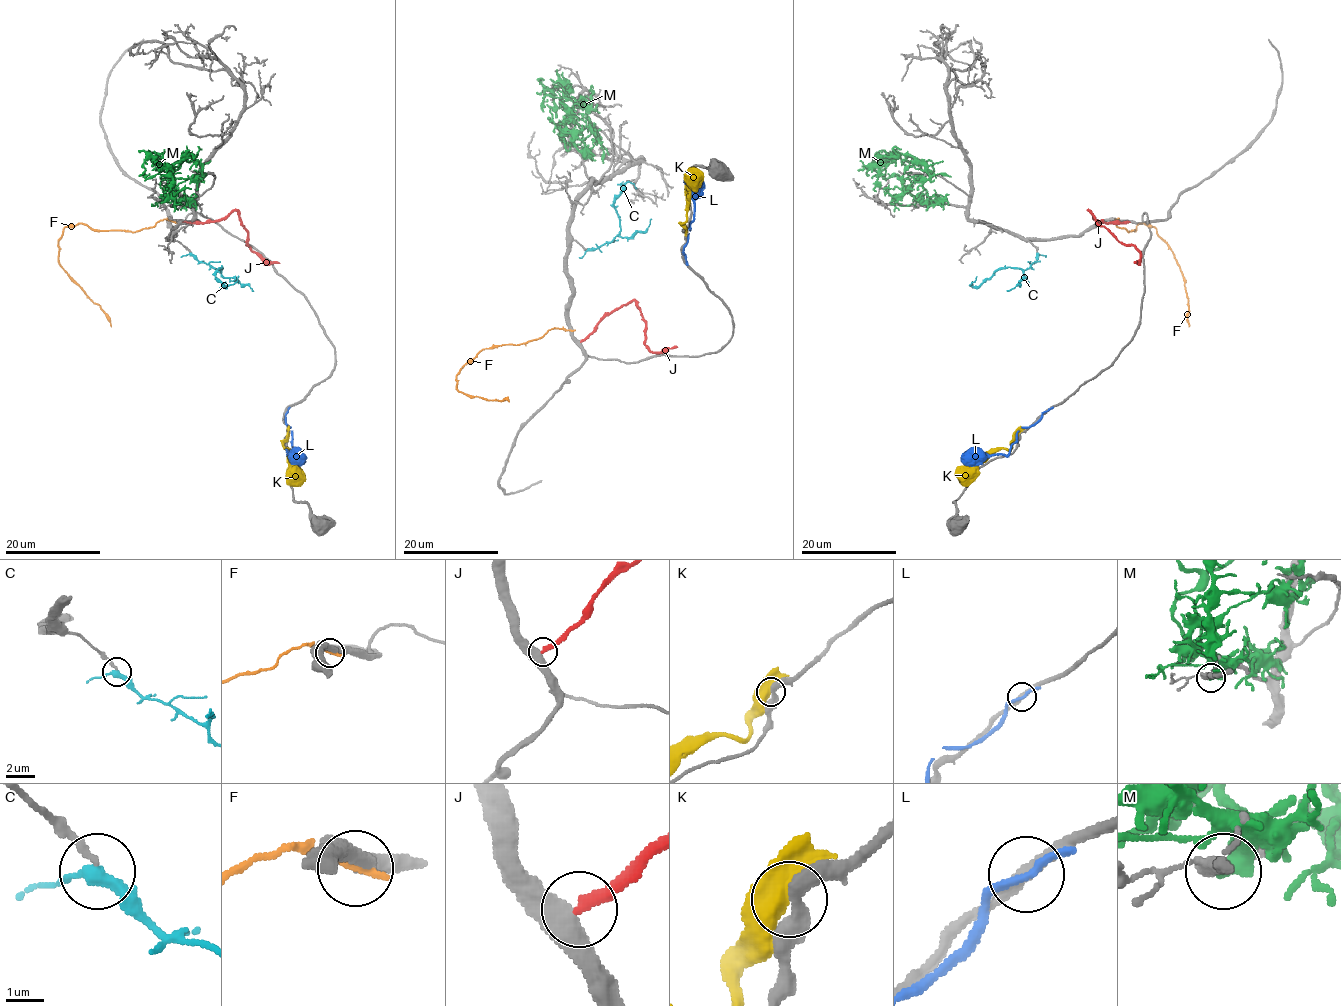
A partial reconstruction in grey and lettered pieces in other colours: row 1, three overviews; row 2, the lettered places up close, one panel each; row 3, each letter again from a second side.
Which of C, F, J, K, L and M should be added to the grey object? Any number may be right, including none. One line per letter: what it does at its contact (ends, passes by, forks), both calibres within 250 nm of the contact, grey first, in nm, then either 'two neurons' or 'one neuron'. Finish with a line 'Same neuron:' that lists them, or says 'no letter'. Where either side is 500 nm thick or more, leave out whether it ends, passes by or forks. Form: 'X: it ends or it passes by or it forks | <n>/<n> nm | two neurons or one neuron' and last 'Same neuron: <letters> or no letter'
C: it passes by | 160/320 nm | one neuron
F: 500/220 nm | two neurons
J: it ends | 400/280 nm | two neurons
K: it passes by | 400/440 nm | two neurons
L: it passes by | 360/200 nm | two neurons
M: 360/550 nm | two neurons
Same neuron: C

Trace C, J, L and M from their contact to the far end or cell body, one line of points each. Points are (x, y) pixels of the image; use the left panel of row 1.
C: (191, 253), (199, 261), (217, 270), (221, 267), (215, 276), (226, 286), (234, 284), (239, 276)
J: (183, 222), (220, 221), (236, 210), (247, 232), (247, 245), (269, 261), (279, 263)
L: (287, 411), (285, 421), (290, 426), (293, 452), (297, 455), (292, 459), (297, 458)
M: (172, 206), (166, 194), (172, 165), (190, 155), (173, 164), (159, 155), (149, 157), (139, 176)

